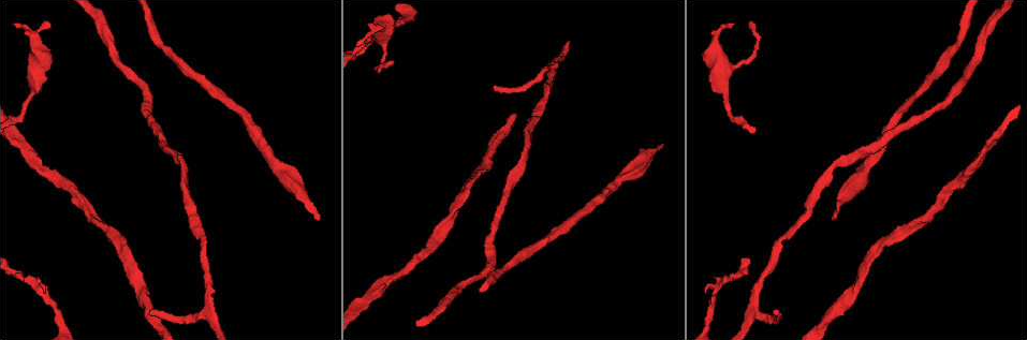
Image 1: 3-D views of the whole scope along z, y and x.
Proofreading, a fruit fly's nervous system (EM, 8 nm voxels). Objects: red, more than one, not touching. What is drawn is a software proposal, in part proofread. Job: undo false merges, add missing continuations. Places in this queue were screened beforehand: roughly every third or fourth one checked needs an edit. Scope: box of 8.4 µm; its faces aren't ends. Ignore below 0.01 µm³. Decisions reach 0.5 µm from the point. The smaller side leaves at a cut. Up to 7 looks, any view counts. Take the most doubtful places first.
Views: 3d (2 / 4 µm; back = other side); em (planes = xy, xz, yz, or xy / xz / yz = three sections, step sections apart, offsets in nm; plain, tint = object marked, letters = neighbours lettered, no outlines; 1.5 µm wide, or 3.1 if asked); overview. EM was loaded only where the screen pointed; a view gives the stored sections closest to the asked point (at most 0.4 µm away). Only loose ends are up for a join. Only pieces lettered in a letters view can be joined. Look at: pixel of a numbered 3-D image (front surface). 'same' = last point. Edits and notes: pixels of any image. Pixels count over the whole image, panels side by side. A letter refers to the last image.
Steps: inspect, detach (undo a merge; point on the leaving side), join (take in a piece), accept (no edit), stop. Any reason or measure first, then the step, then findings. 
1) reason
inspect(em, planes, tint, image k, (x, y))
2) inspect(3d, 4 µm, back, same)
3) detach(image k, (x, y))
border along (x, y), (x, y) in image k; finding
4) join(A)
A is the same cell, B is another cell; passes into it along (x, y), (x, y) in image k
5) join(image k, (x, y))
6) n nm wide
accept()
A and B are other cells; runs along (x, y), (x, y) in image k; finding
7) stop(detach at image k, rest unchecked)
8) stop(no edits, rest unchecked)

inspect(em, planes, letters, image 1, (660, 147))

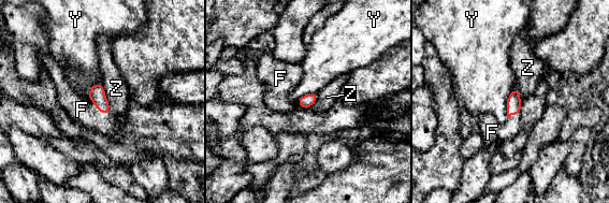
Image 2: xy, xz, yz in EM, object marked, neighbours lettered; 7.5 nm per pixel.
join(F)
F is the same cell, Y and Z are other cells; the neuron continues

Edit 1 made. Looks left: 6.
see it whole again
inspect(overview)

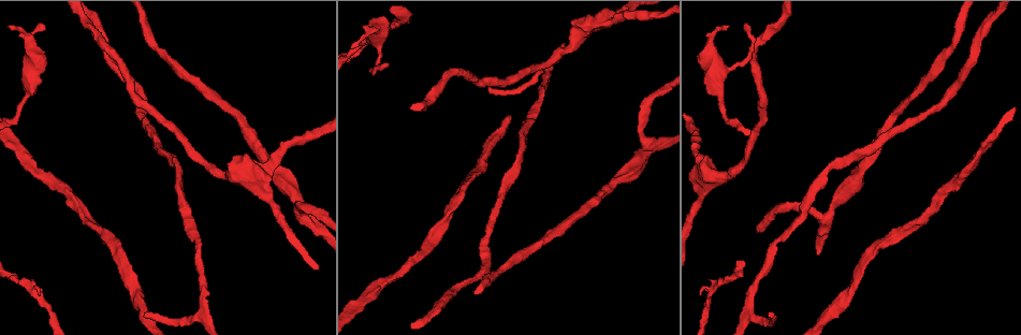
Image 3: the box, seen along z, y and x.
free end
inspect(3d, 2 µm, image 3, (146, 315))

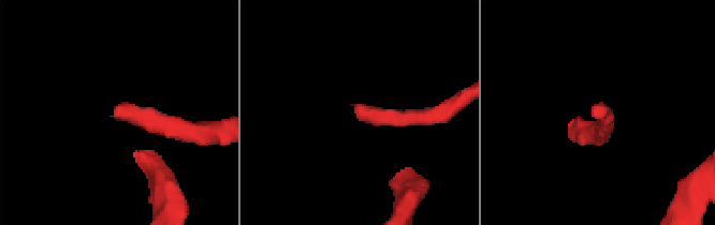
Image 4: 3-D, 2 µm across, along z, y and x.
shape alone is not enough
inspect(em, planes, letters, image 4, (117, 112))

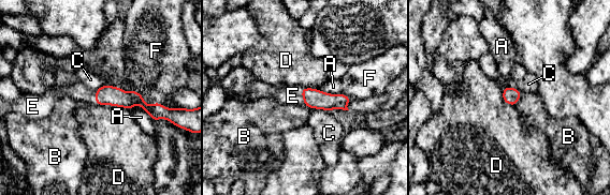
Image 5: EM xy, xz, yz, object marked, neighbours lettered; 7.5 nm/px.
join(E)
E is the same cell, A, B, C, D and F are other cells; passes into it along (313, 98), (302, 96), (292, 95) in image 5; the neuron continues

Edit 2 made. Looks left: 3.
redraw
inspect(overview)

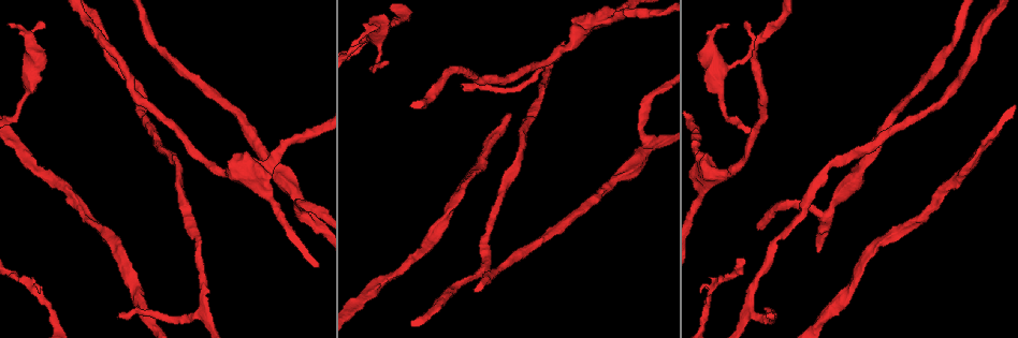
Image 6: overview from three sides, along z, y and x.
thin neck
inspect(em, xz, step 8, letters, image 6, (544, 88))

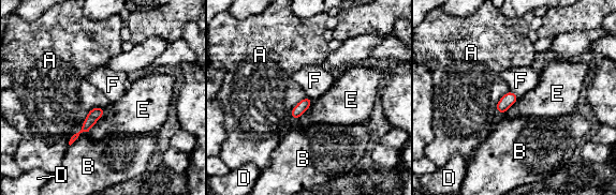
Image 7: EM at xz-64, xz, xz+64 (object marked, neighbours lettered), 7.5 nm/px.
accept()
A, B, D, E and F are other cells; border along (104, 109), (104, 113), (88, 132) in image 7; continuous, no second neuron

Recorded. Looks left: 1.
stop(join at image 2, join at image 5, rest unchecked)

